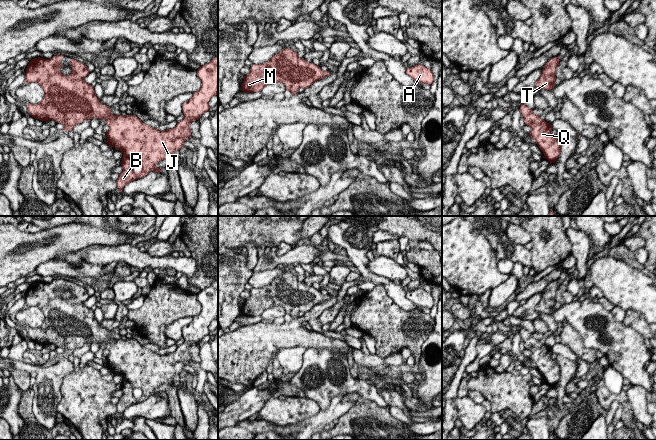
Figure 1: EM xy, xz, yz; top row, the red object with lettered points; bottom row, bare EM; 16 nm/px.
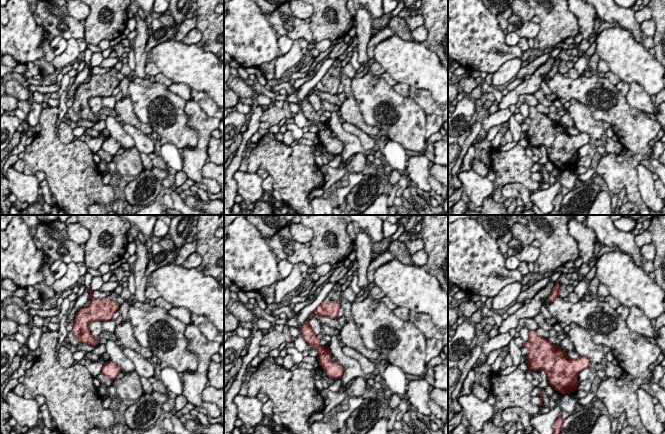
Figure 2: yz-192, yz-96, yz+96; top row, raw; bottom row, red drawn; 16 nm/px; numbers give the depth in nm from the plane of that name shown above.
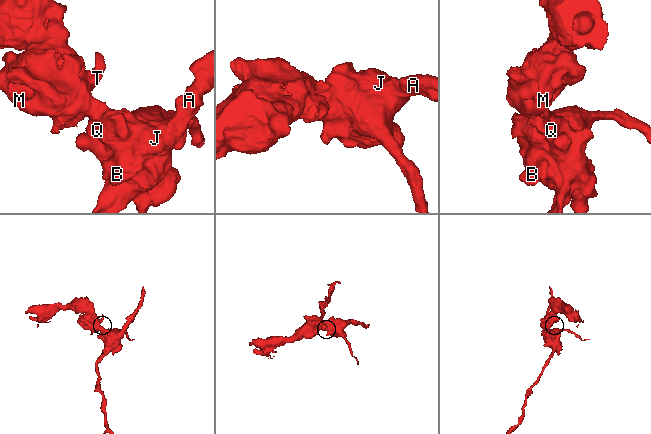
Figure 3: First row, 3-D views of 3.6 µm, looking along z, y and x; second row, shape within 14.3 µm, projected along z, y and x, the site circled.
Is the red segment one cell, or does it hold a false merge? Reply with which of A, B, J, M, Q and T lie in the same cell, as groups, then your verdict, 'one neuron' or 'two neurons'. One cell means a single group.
groups A B J M Q T; one neuron

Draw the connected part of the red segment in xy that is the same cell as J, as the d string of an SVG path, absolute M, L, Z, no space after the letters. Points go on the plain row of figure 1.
M54 279L51 283L41 281L32 283L25 297L25 307L38 307L44 314L44 321L37 328L29 327L26 329L28 337L35 343L42 345L55 344L57 347L64 349L64 355L73 354L74 350L82 347L85 343L99 342L109 350L106 356L106 367L115 374L123 377L121 390L123 395L119 398L117 406L118 414L122 415L124 410L138 401L143 402L152 395L161 396L161 392L155 389L162 384L171 384L175 375L179 375L183 370L186 362L191 361L189 349L192 345L198 344L202 338L209 335L210 323L218 318L218 280L213 282L209 287L201 290L197 294L197 300L201 303L201 312L194 316L192 322L182 329L184 342L177 347L172 353L159 355L151 350L145 349L136 339L114 339L110 331L102 328L97 322L94 311L85 306L84 302L89 298L86 288L75 283L70 283L72 288L72 297L64 299L60 292L64 279Z

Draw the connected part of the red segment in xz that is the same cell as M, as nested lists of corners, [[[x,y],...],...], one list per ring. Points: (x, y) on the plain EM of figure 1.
[[[283,272],[269,285],[255,289],[250,297],[244,301],[241,314],[246,317],[259,316],[266,309],[283,307],[286,314],[293,320],[298,318],[299,312],[308,312],[315,305],[330,299],[330,295],[323,295],[314,287],[308,287],[292,273]]]

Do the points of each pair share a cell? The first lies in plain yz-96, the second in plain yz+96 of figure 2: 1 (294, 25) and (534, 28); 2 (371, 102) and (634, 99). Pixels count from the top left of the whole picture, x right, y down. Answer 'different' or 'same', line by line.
1: same
2: different

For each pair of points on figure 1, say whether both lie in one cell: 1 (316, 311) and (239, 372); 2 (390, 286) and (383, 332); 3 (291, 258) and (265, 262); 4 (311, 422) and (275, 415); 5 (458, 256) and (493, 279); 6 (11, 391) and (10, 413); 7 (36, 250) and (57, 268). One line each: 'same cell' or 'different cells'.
1: same cell
2: different cells
3: same cell
4: different cells
5: same cell
6: same cell
7: different cells

